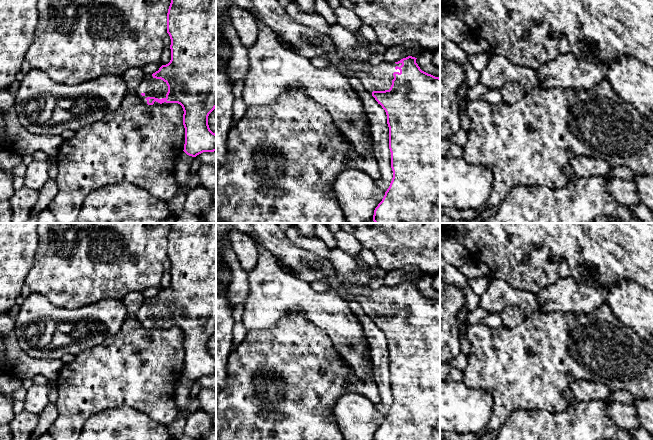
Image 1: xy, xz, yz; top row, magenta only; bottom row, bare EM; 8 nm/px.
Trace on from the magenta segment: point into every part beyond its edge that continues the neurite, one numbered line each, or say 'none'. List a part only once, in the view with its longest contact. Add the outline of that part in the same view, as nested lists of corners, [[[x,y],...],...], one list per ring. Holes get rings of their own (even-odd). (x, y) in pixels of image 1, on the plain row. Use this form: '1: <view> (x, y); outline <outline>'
1: xy (152, 311); outline [[[146,299],[136,313],[136,318],[140,324],[147,328],[147,321],[155,321],[158,323],[166,322],[168,310],[161,303],[156,303],[151,299]]]

